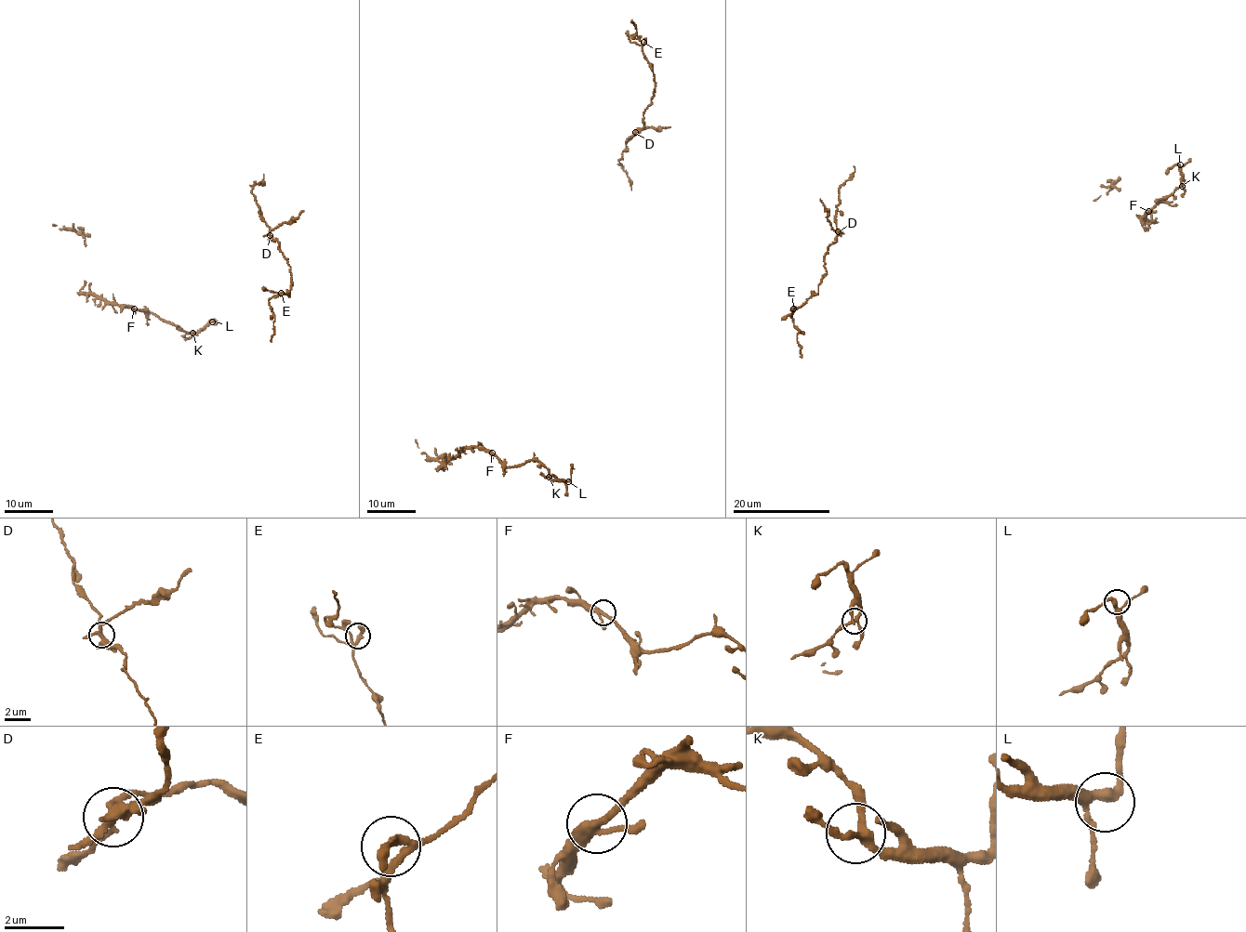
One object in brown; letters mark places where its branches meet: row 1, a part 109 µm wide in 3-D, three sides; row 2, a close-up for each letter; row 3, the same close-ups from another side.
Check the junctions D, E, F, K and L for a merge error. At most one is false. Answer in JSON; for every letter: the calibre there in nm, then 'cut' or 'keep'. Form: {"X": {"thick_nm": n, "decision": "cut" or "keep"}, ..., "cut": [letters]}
{"D": {"thick_nm": 300, "decision": "cut"}, "E": {"thick_nm": 240, "decision": "keep"}, "F": {"thick_nm": 280, "decision": "keep"}, "K": {"thick_nm": 240, "decision": "keep"}, "L": {"thick_nm": 240, "decision": "keep"}, "cut": ["D"]}

